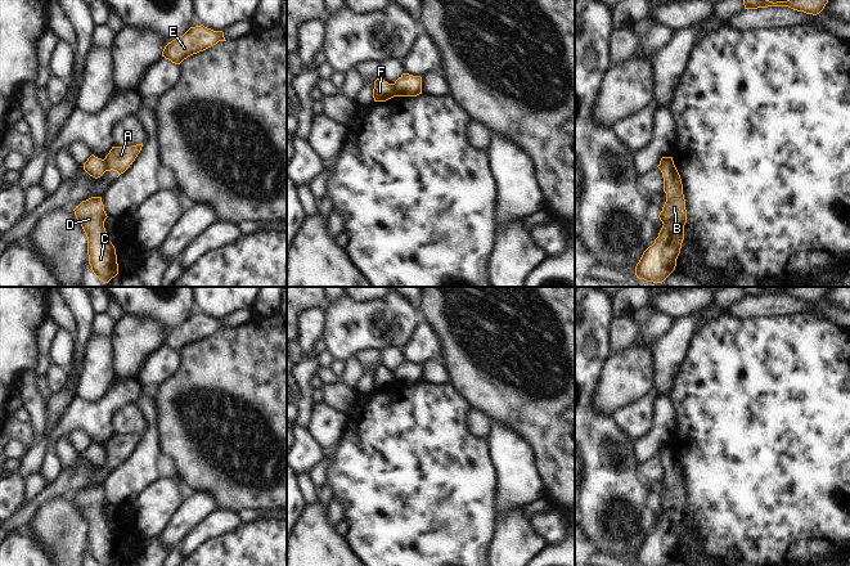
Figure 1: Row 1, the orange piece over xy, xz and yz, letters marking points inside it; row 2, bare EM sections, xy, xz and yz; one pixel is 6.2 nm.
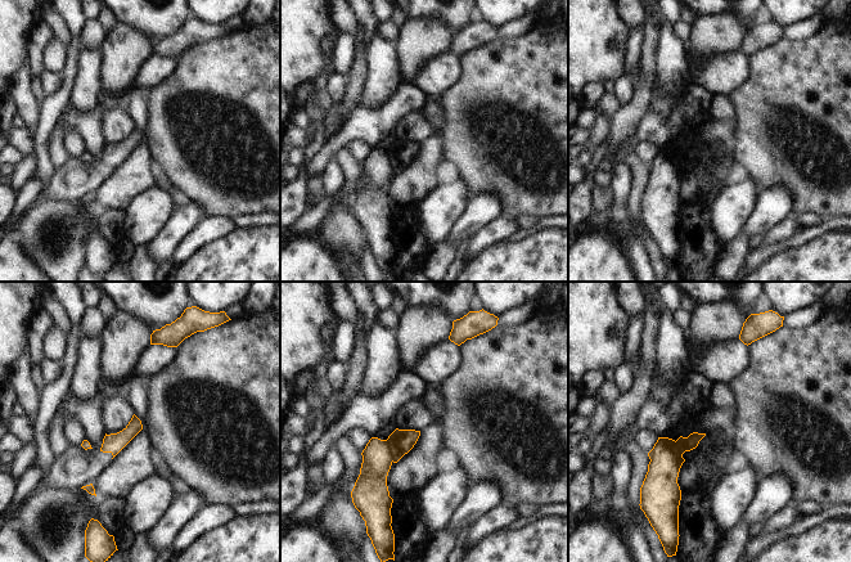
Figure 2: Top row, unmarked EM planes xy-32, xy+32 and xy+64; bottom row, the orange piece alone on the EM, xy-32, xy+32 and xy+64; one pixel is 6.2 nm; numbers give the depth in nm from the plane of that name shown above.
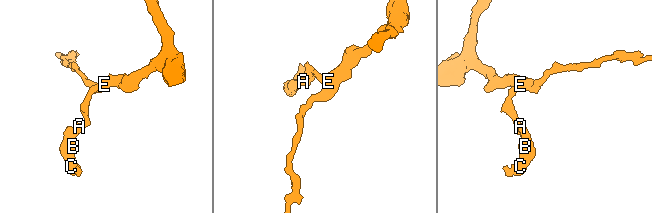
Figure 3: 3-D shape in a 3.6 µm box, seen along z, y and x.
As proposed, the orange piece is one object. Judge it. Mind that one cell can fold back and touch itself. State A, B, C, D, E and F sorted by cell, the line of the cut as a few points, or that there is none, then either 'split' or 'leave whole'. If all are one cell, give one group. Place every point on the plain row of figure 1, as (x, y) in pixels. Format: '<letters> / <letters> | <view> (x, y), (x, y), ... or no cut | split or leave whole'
A E / B C D F | xz (392, 372), (395, 383) | split

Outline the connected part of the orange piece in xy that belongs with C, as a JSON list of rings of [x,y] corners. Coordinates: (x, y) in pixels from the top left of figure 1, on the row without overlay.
[[[102,485],[82,489],[73,499],[87,525],[87,543],[93,561],[98,566],[114,566],[118,562],[117,543],[104,516],[108,504]]]

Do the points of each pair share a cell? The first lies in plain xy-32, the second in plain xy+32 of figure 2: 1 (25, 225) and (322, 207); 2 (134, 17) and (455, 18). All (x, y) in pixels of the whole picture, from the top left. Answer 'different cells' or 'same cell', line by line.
1: different cells
2: same cell

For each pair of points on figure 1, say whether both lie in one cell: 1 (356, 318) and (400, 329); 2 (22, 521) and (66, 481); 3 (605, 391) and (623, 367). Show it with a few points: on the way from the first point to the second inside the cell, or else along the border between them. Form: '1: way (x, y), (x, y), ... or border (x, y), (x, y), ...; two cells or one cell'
1: way (367, 324), (390, 324); one cell
2: way (30, 510), (54, 488); one cell
3: way (611, 385), (623, 373); one cell

